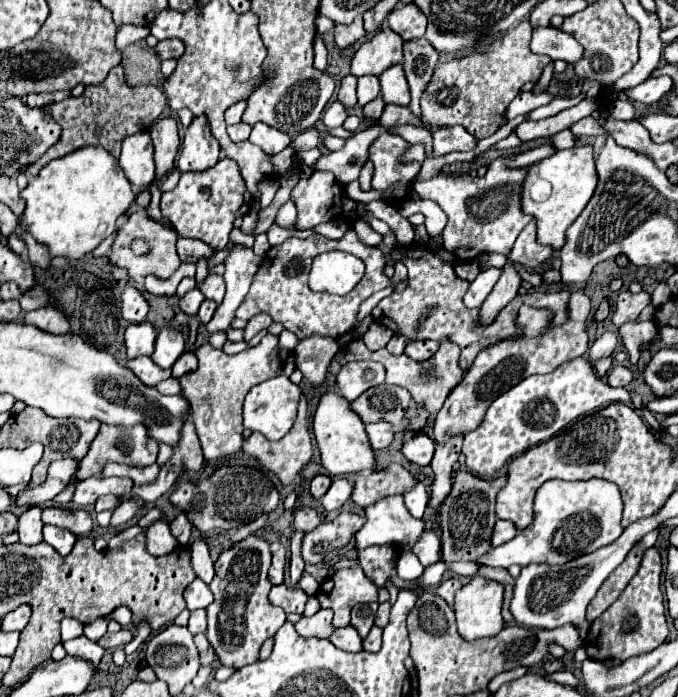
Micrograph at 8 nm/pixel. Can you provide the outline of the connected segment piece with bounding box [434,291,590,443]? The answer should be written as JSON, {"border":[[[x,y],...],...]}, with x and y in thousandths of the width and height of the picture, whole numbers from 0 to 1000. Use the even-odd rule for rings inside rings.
{"border":[[[850,418],[841,426],[841,461],[829,469],[808,469],[811,449],[802,443],[773,440],[764,449],[764,469],[773,472],[758,489],[737,489],[705,506],[696,529],[687,532],[678,552],[661,567],[661,575],[646,590],[640,604],[640,633],[658,636],[673,624],[687,624],[699,618],[711,604],[732,570],[764,552],[770,544],[788,535],[811,535],[823,524],[850,515],[867,501],[867,455],[870,455],[870,426]]]}

